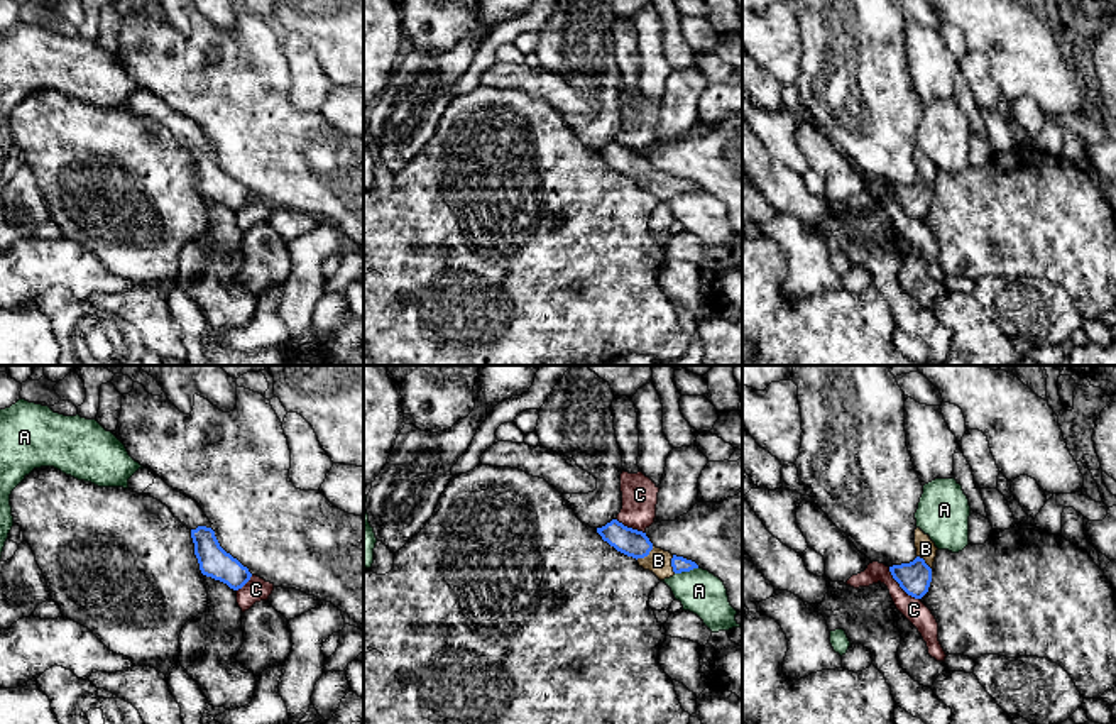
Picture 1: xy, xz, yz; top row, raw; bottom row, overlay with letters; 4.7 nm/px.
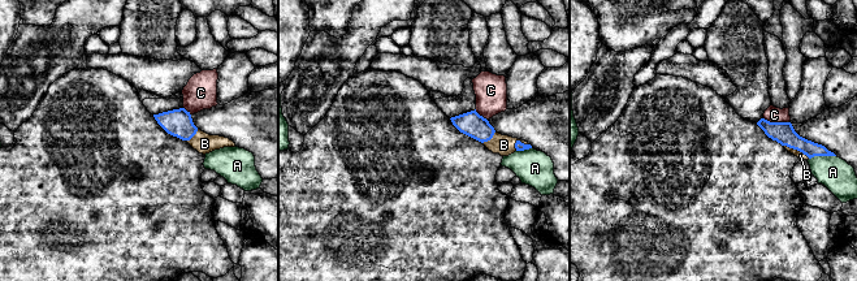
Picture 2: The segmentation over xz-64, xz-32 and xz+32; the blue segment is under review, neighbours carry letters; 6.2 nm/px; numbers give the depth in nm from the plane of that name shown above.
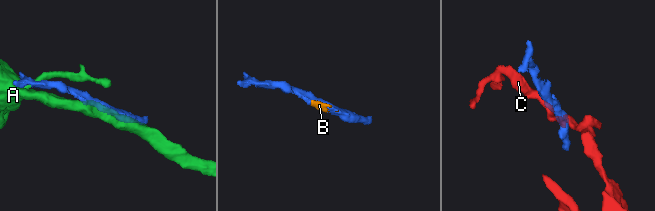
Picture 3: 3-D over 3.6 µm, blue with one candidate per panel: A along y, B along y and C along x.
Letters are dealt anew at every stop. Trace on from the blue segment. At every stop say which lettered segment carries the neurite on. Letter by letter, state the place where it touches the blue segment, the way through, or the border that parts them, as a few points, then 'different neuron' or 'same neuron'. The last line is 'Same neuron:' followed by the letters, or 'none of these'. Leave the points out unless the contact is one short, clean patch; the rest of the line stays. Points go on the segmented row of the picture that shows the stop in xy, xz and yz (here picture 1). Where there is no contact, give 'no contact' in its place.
A: meets blue in xz at (687, 570); different neuron
B: meets blue in xz at (645, 555); same neuron
C: meets blue in yz at (900, 586); border along yz (888, 567), (893, 579), (919, 599); different neuron
Same neuron: B

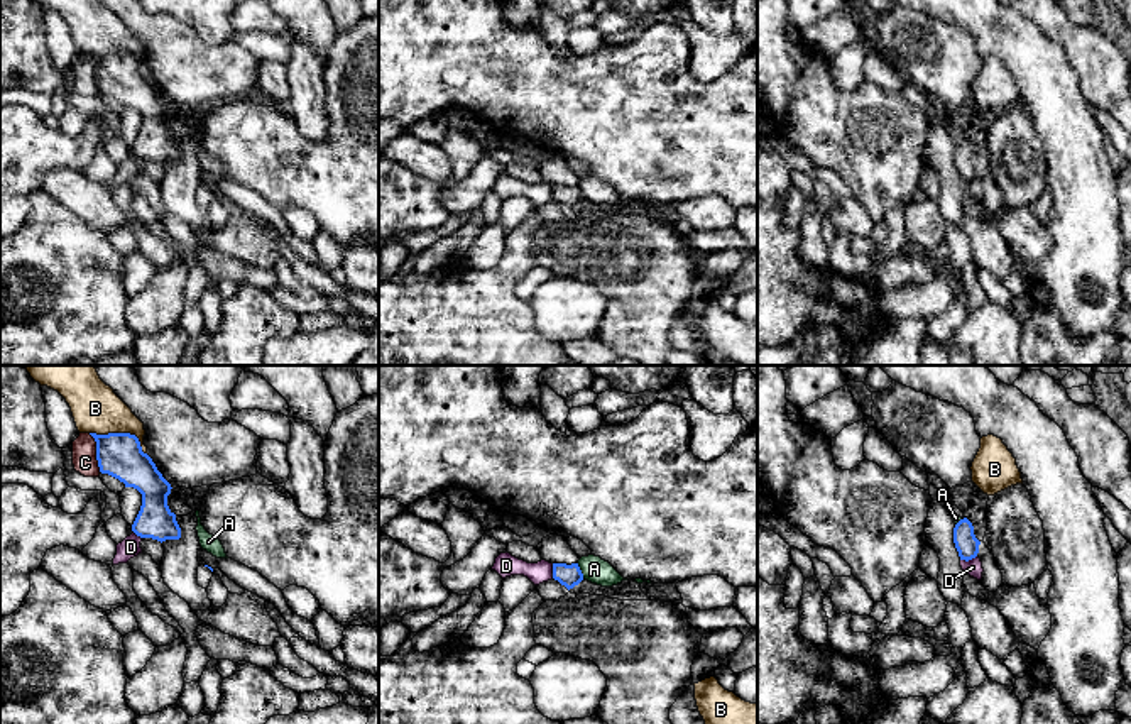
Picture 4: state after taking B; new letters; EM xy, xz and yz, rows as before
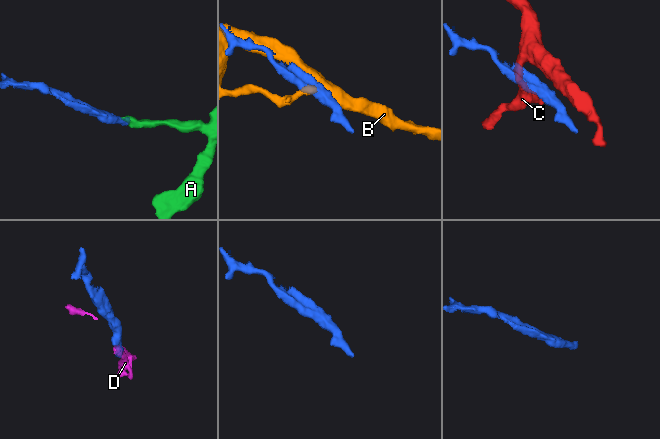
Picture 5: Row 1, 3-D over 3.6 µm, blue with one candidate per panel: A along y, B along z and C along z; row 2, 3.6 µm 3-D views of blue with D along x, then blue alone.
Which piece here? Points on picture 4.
A: meets blue in xz at (580, 570); border along xz (577, 564), (584, 577); different neuron
B: meets blue in xy at (122, 433); different neuron
C: meets blue in xy at (97, 452); different neuron
D: meets blue in yz at (967, 560); border along yz (976, 555), (961, 560); different neuron
Same neuron: none of these

